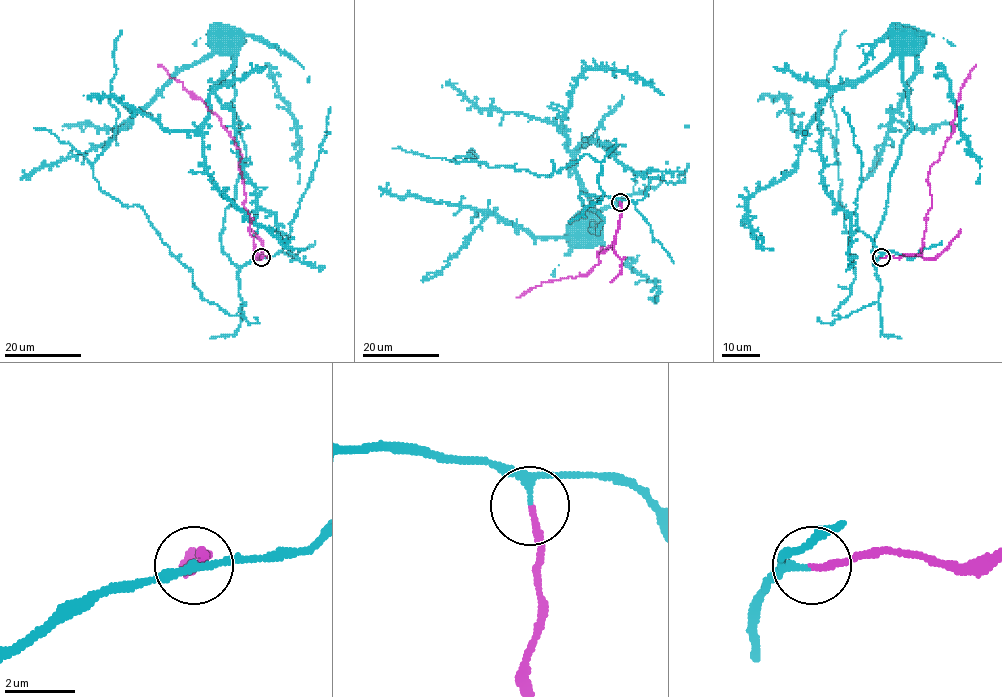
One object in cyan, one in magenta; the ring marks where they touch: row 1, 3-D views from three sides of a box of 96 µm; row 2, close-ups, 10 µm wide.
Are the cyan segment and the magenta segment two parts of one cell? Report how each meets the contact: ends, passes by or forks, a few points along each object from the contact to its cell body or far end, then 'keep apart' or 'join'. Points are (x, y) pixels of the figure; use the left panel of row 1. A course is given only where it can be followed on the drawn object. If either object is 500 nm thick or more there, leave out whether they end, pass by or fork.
cyan passes by; magenta ends; course cyan (262, 257), (238, 267), (221, 247), (224, 211), (246, 161), (232, 103), (228, 28), (220, 25); course magenta (262, 257), (249, 232), (241, 157), (234, 138), (201, 100), (158, 65); join

